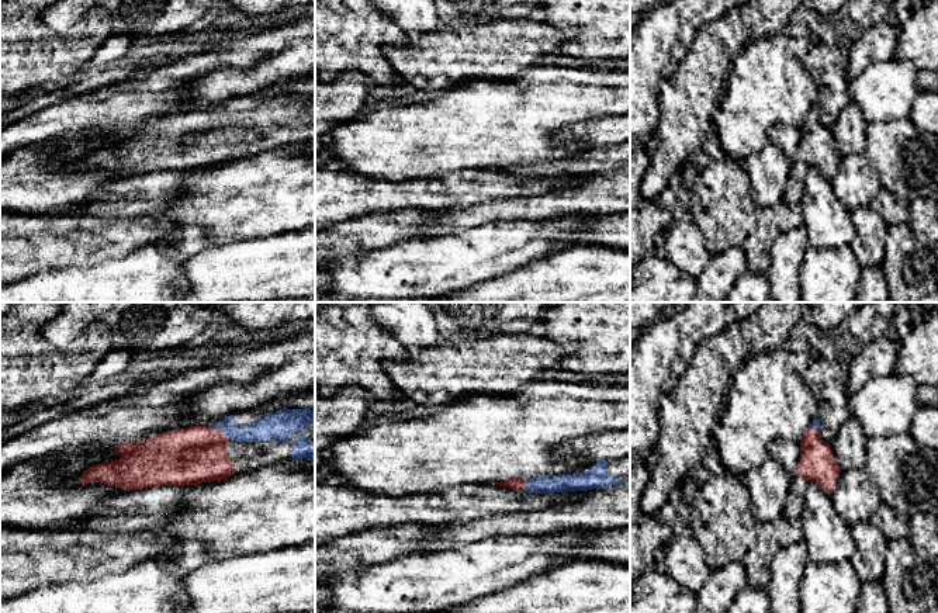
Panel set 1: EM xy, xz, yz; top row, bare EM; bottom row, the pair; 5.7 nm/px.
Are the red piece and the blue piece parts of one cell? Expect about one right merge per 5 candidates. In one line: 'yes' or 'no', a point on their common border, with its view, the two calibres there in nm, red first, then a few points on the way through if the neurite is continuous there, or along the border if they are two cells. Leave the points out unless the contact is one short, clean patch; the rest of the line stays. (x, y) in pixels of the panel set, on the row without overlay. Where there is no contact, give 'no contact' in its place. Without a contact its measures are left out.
yes | xy (221, 115) | 320/130 nm

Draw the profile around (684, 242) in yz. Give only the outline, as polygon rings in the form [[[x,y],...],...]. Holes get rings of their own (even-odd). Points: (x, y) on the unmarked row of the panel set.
[[[690,217],[669,225],[664,233],[664,247],[665,259],[695,280],[712,259],[706,240]]]

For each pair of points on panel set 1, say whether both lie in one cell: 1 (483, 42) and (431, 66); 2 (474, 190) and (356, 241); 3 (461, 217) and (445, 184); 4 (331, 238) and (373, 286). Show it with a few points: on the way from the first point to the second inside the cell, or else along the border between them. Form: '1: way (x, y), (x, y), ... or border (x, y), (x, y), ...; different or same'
1: way (470, 52), (454, 54), (443, 59); same
2: border (436, 210), (401, 210), (393, 214); different
3: border (490, 200), (470, 207), (447, 207), (438, 211); different
4: border (380, 248), (359, 255), (336, 255), (329, 260); different

